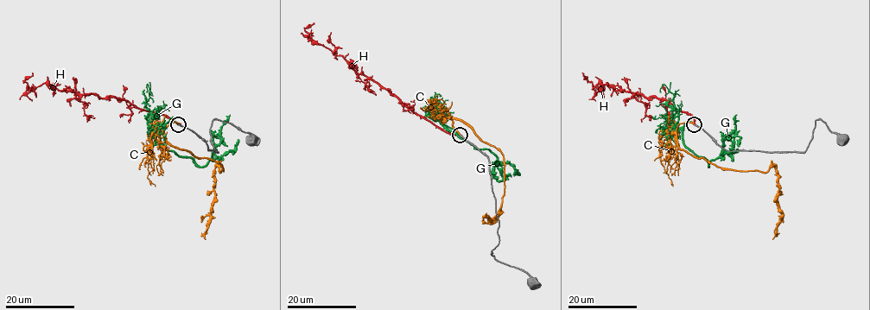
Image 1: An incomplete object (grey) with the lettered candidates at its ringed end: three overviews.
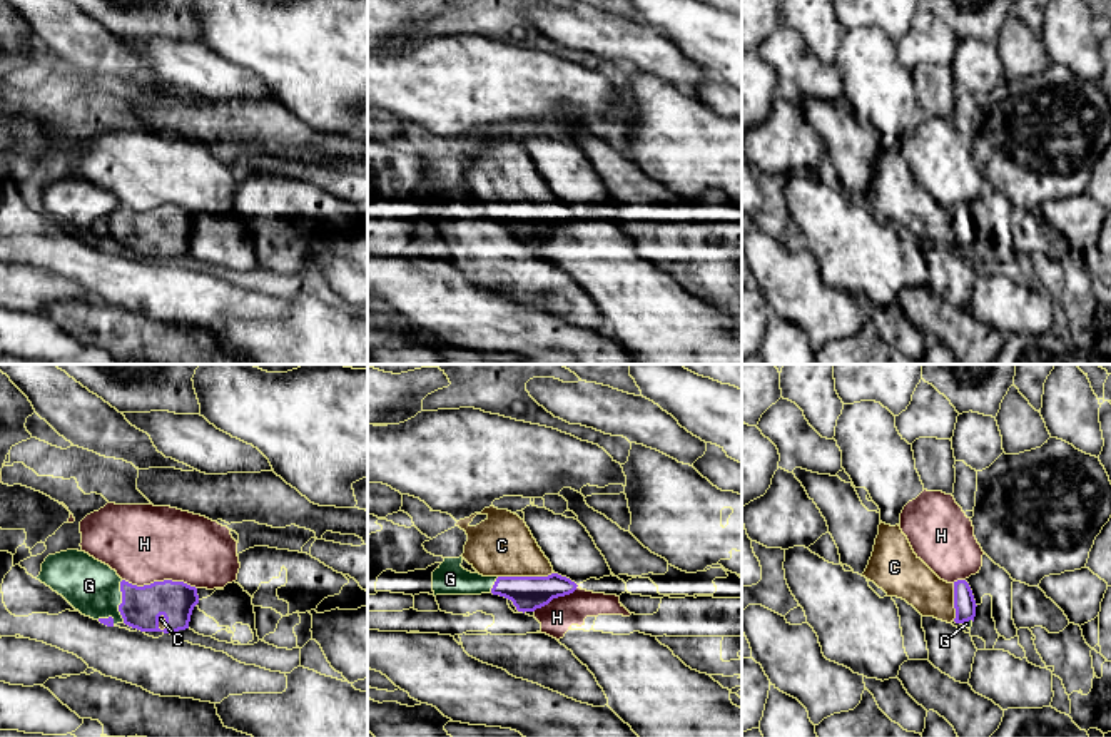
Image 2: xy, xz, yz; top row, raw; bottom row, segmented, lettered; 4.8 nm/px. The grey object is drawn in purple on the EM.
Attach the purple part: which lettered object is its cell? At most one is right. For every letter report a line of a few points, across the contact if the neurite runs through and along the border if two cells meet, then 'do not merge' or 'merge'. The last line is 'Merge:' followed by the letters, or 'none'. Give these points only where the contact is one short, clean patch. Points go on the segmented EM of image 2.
C: line xz (527, 594), (525, 577), (520, 564), (502, 545); merge
G: line xy (121, 580), (119, 614), (124, 622); do not merge
H: line xy (122, 579), (137, 585), (182, 580), (196, 589); do not merge
Merge: C

